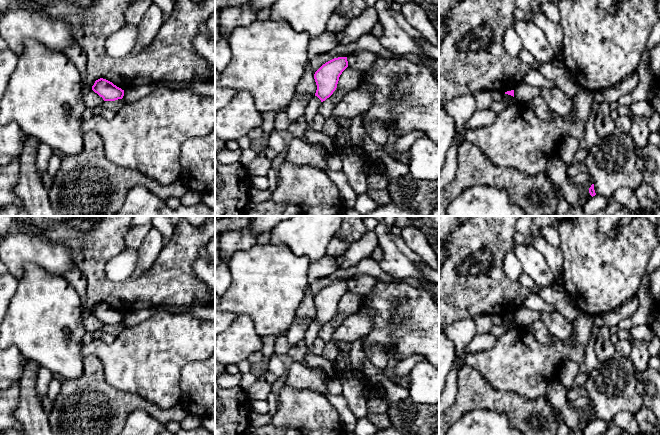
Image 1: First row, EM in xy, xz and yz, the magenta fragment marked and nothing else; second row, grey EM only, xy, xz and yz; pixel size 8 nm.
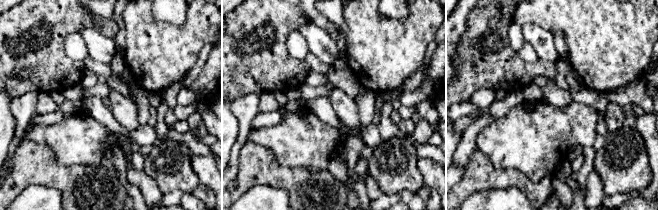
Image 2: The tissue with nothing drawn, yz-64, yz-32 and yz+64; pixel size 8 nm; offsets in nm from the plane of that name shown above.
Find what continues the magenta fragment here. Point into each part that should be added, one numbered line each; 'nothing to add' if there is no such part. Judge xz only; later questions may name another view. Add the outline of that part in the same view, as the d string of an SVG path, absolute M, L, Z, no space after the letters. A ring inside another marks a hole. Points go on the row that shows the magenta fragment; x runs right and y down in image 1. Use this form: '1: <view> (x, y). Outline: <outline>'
nothing to add

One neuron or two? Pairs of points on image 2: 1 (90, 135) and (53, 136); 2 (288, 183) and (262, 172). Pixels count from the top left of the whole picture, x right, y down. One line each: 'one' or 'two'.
1: one
2: one

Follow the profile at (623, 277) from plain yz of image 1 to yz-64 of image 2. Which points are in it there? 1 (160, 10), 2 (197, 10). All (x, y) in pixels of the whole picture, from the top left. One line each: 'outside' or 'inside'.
1: outside
2: inside

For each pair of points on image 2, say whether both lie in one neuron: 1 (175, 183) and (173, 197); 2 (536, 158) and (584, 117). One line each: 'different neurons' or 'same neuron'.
1: different neurons
2: same neuron

